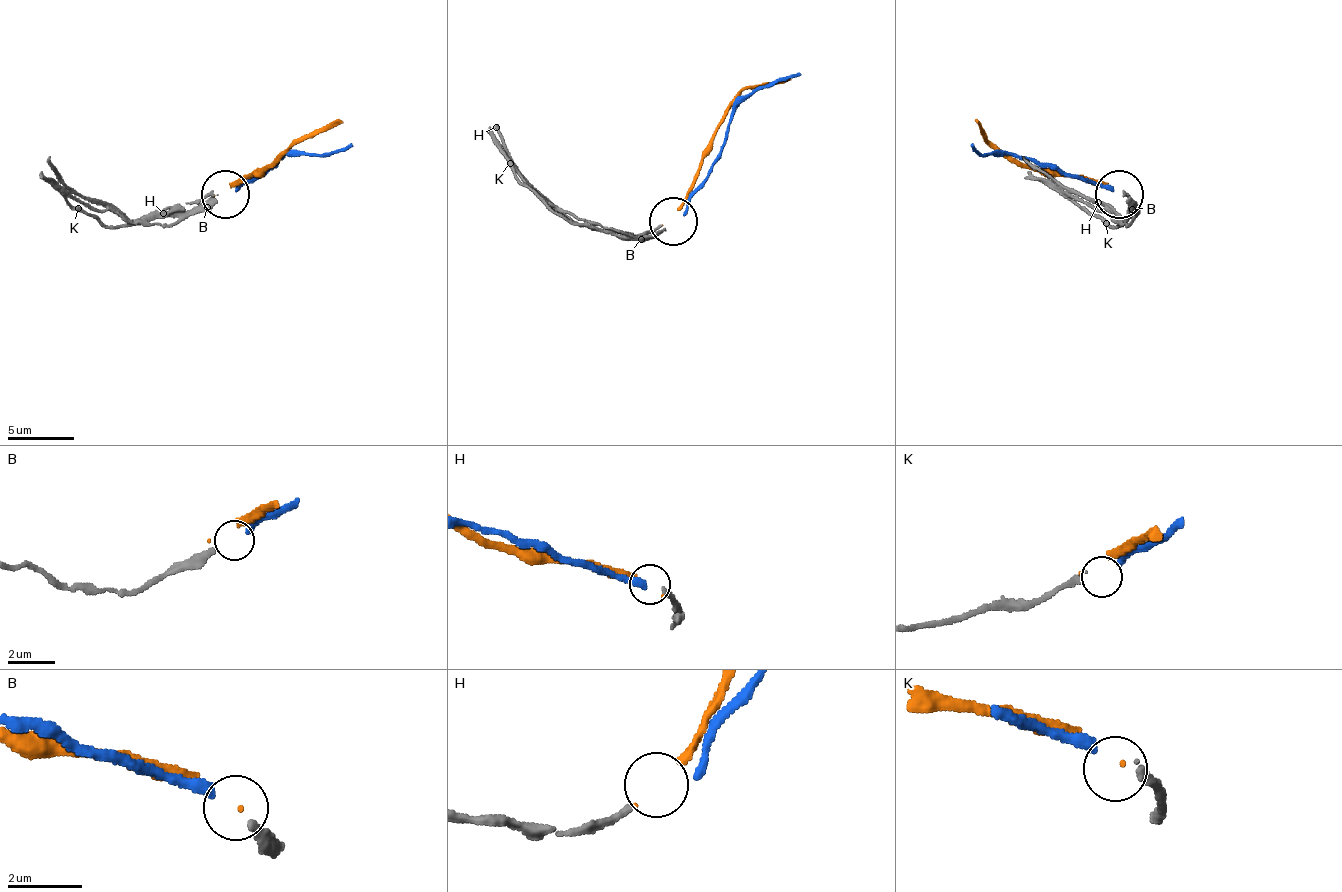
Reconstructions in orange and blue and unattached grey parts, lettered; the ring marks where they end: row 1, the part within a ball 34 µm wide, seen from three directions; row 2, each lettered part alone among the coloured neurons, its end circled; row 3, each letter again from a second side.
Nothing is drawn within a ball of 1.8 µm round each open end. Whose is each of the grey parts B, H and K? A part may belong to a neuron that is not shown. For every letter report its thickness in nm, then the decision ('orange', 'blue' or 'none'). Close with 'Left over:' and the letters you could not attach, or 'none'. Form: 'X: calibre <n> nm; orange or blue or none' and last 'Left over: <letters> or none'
B: calibre 280 nm; blue
H: calibre 200 nm; orange
K: calibre 180 nm; none
Left over: K

